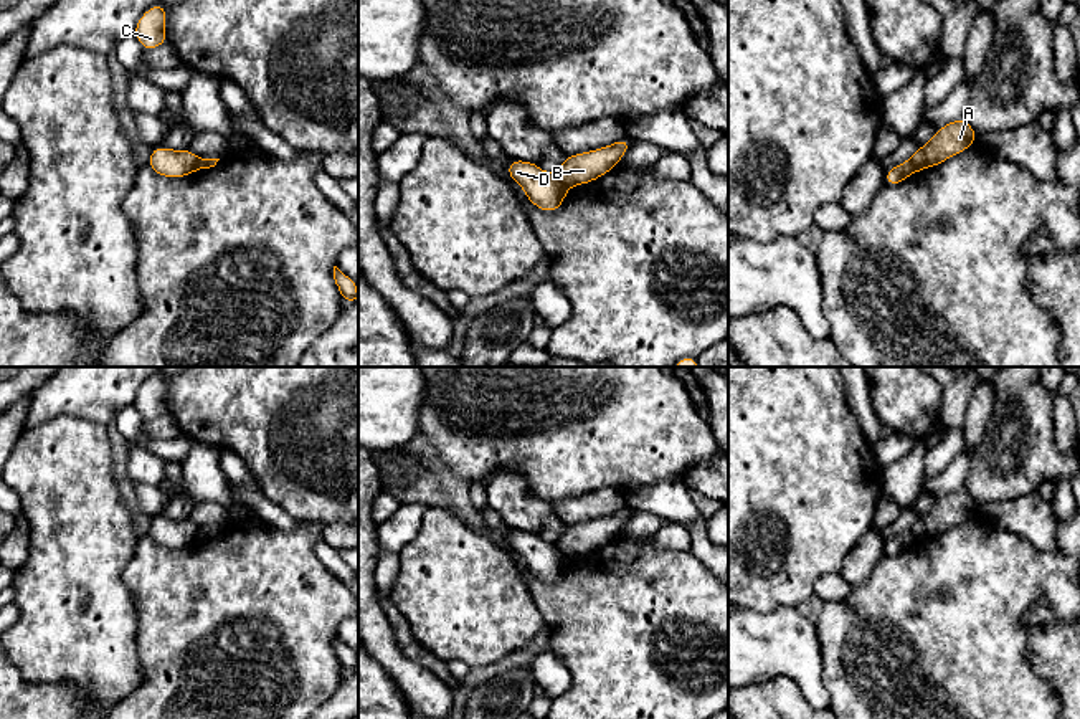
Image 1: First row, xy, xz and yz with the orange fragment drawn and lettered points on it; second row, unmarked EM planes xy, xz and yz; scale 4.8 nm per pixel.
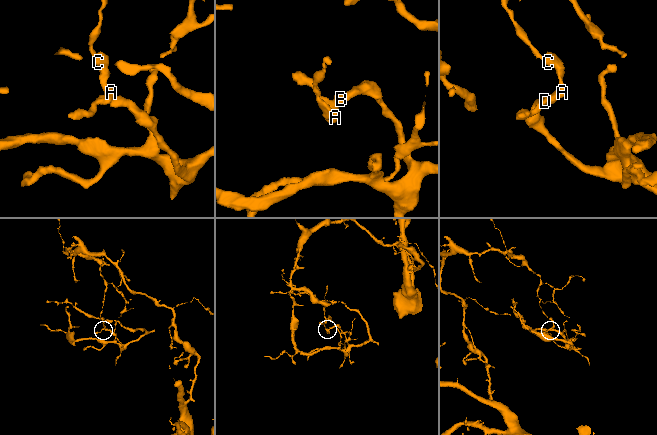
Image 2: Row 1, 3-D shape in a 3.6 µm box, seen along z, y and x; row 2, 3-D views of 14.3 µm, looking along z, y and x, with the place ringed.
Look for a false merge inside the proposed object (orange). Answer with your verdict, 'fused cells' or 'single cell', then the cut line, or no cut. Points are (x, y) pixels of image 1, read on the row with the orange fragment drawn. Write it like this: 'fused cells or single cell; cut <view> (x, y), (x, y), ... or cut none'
fused cells; cut xz (554, 174), (570, 185)

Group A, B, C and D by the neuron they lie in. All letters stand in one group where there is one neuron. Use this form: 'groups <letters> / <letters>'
groups A C D / B

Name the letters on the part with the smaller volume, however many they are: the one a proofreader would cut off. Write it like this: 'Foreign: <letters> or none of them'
Foreign: B

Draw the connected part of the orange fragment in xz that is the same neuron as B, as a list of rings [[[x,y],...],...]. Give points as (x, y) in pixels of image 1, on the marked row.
[[[621,139],[596,150],[565,155],[560,170],[555,174],[566,185],[585,185],[611,172],[629,150],[631,139]]]

